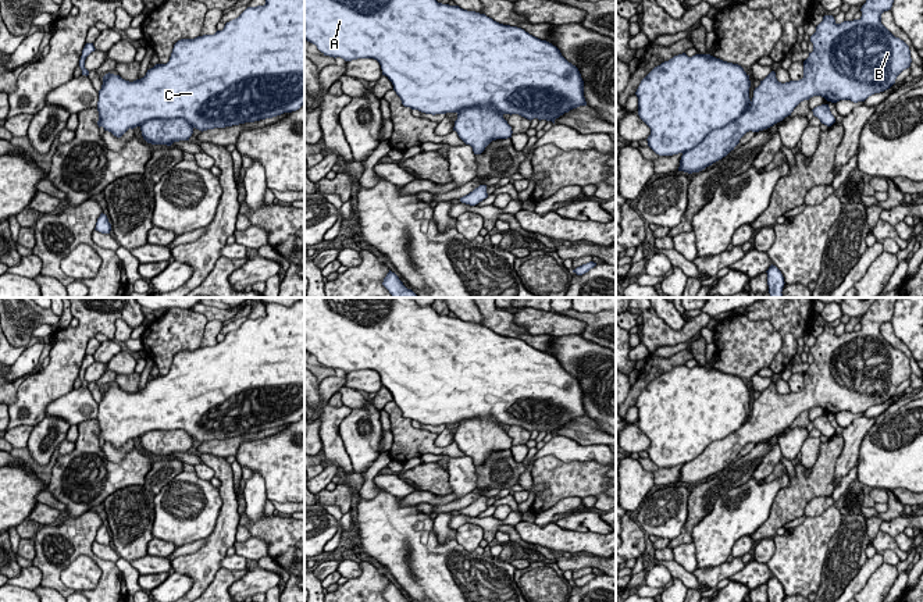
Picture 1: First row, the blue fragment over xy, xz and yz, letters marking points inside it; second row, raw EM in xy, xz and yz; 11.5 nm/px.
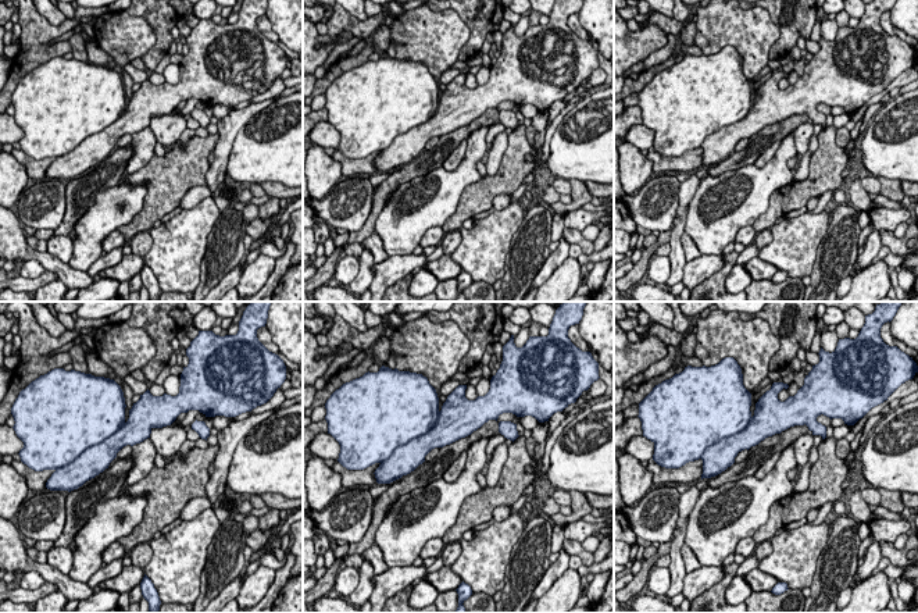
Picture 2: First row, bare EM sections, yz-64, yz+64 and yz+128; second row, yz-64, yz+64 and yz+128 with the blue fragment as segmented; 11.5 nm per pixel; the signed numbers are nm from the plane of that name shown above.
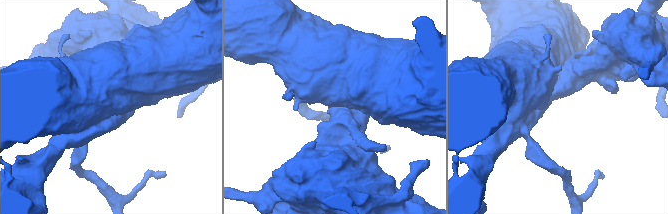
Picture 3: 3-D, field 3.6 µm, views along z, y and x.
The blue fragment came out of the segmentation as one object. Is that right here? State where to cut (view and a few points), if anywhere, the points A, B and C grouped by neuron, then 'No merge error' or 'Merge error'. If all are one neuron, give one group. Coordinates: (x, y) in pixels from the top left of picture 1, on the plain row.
Split along yz (749, 417), (738, 428), (712, 441), (697, 456), (683, 465). Groups: A C / B. Merge error

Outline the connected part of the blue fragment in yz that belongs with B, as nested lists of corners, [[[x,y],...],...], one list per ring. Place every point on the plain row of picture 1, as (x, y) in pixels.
[[[879,298],[873,302],[860,320],[859,331],[837,335],[833,327],[824,327],[810,348],[813,363],[803,373],[803,389],[781,395],[771,382],[755,399],[751,417],[740,430],[712,442],[698,457],[683,464],[678,482],[692,485],[705,481],[734,462],[746,444],[759,444],[773,438],[791,427],[801,413],[813,407],[822,407],[831,414],[840,412],[858,414],[890,400],[897,388],[912,374],[909,357],[881,335],[881,325],[892,318],[895,302],[897,298]]]

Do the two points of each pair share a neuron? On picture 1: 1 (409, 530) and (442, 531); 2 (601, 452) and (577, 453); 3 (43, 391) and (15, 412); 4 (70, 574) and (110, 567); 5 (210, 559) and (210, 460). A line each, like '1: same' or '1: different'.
1: different
2: same
3: same
4: different
5: same

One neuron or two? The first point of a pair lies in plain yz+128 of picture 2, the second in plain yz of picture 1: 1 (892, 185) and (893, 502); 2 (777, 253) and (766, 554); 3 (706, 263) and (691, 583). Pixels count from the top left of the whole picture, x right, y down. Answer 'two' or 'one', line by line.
1: one
2: two
3: two

